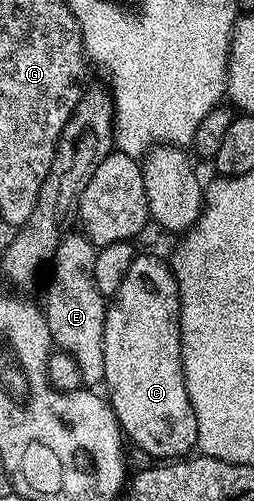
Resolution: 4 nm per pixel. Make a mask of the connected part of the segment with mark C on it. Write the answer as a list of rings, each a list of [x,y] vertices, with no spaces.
[[[137,253],[136,258],[130,264],[126,277],[122,279],[122,288],[111,295],[106,306],[106,320],[104,321],[104,355],[106,356],[106,372],[104,373],[103,385],[108,386],[106,397],[117,420],[120,421],[120,429],[126,435],[127,441],[132,442],[144,454],[149,454],[152,460],[179,460],[191,455],[197,449],[196,437],[198,436],[198,422],[194,416],[194,410],[190,404],[190,396],[186,392],[186,380],[182,372],[182,348],[180,347],[180,293],[176,277],[172,275],[172,267],[167,261],[155,258],[152,254]]]

